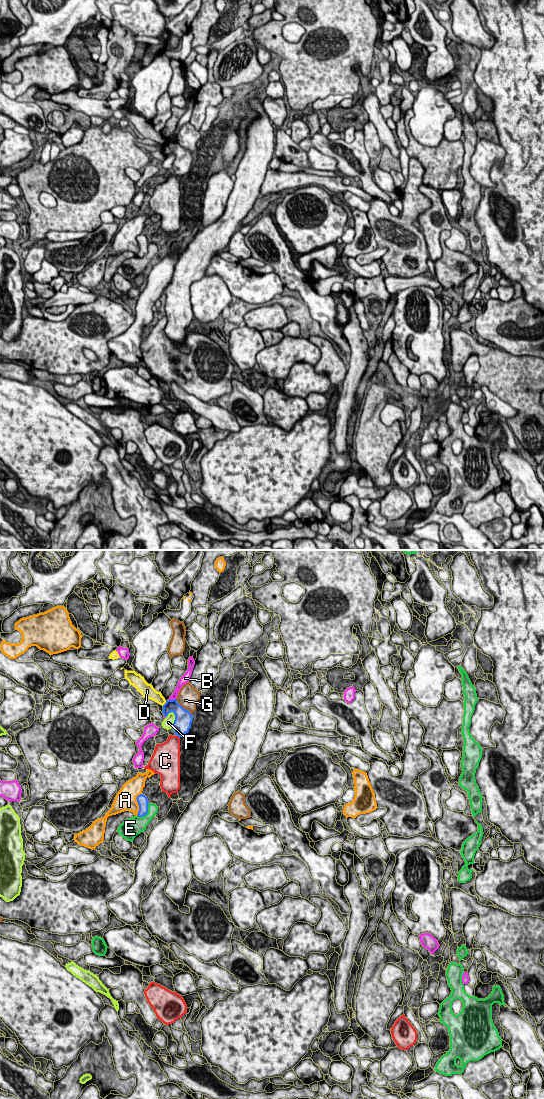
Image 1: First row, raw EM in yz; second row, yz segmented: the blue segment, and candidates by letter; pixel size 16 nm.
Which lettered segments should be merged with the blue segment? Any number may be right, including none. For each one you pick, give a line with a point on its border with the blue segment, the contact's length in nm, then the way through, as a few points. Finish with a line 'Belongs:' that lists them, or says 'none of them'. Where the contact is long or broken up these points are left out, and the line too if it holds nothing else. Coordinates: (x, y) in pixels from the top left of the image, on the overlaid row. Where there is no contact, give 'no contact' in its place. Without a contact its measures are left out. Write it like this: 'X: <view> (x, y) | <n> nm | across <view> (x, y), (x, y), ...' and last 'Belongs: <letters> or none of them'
Belongs: none of them

